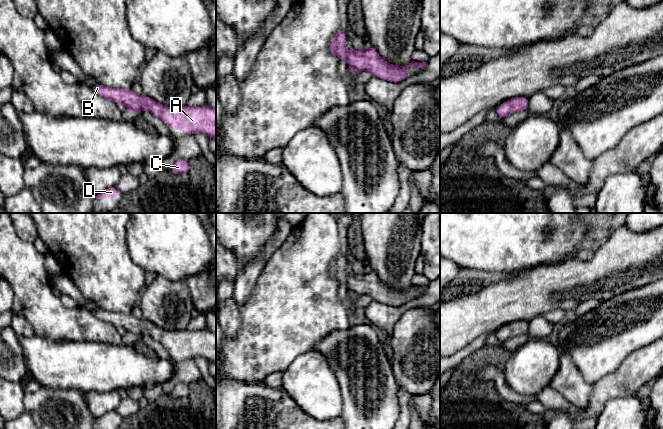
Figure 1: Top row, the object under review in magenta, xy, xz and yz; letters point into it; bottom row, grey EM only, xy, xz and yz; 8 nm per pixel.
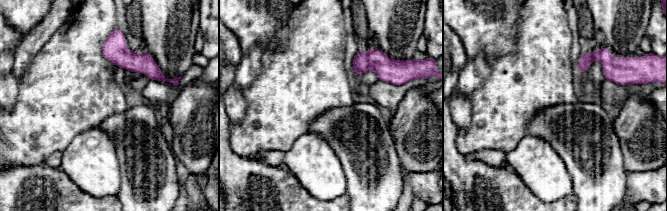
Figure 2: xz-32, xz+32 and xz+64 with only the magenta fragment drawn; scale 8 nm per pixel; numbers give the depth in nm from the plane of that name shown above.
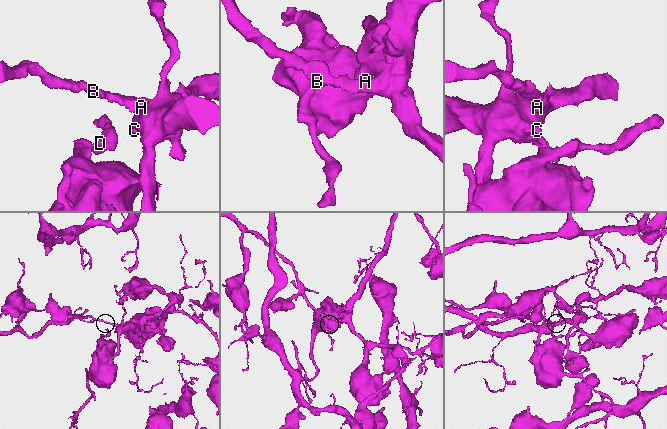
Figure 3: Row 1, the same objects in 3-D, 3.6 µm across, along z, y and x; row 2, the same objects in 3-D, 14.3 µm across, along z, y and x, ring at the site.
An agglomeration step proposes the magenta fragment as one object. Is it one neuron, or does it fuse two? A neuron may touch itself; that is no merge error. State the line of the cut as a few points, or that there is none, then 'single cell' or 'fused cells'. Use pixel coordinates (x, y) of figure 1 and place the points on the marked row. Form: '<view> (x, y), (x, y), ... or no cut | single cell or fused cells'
no cut | single cell

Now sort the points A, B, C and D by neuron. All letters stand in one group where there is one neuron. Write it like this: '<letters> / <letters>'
A B C D

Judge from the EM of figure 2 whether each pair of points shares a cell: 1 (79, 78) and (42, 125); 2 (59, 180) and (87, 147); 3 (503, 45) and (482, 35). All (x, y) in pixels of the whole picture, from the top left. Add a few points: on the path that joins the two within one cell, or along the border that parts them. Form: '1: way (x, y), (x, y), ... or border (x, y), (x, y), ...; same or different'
1: way (67, 90), (56, 101), (49, 113); same
2: border (58, 168), (81, 189); different
3: way (498, 40), (493, 35), (487, 35); same

